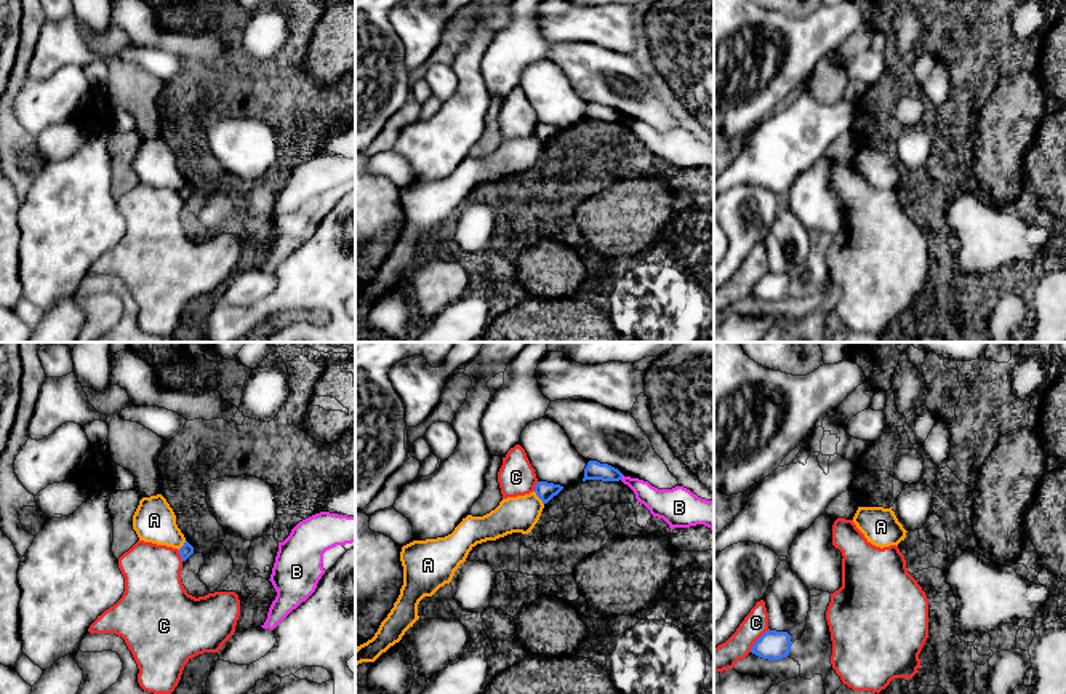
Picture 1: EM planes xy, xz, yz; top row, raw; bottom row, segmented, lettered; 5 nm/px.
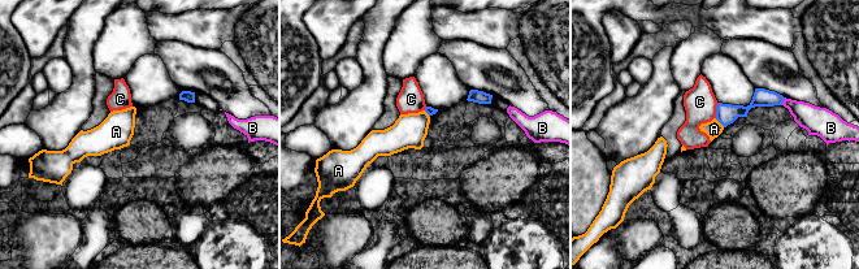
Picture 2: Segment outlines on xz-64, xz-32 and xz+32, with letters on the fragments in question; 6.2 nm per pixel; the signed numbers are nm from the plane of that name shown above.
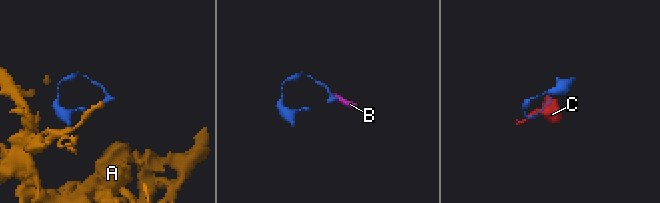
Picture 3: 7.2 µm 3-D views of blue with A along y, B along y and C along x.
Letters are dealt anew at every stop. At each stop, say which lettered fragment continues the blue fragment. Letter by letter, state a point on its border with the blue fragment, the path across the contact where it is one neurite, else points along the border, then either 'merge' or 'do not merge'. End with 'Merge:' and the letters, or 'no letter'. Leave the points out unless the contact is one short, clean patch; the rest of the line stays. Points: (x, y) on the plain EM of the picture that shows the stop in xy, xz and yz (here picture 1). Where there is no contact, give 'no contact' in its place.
A: meets blue in xz at (538, 138); border along xz (533, 133), (543, 146); do not merge
B: meets blue in xz at (621, 119); border along xz (623, 117), (620, 120); do not merge
C: meets blue in yz at (757, 282); do not merge
Merge: no letter

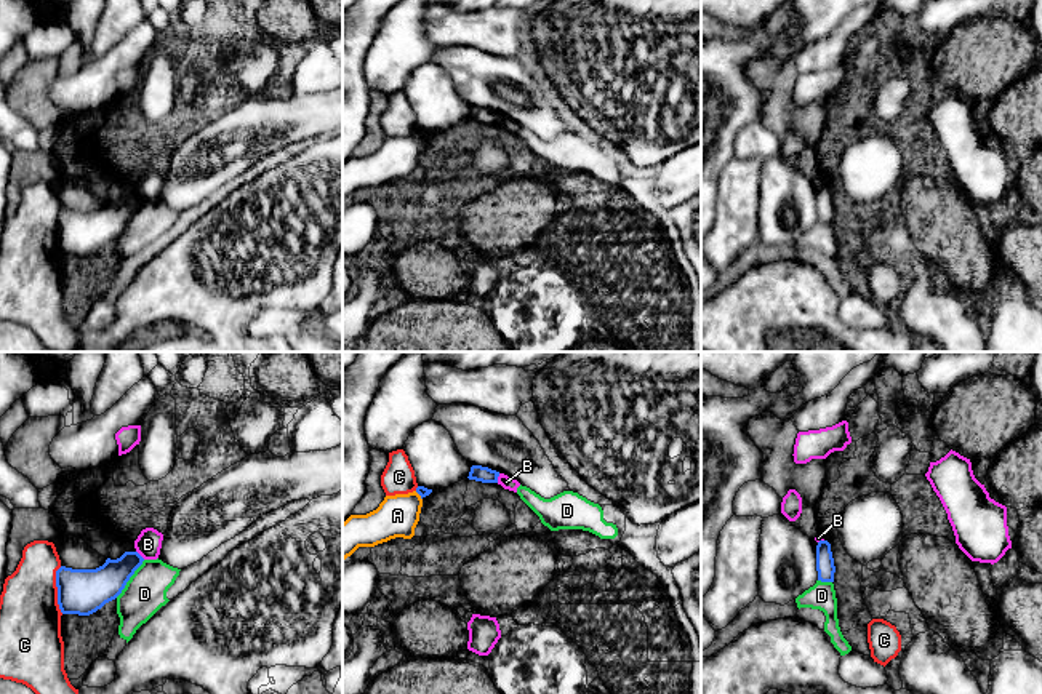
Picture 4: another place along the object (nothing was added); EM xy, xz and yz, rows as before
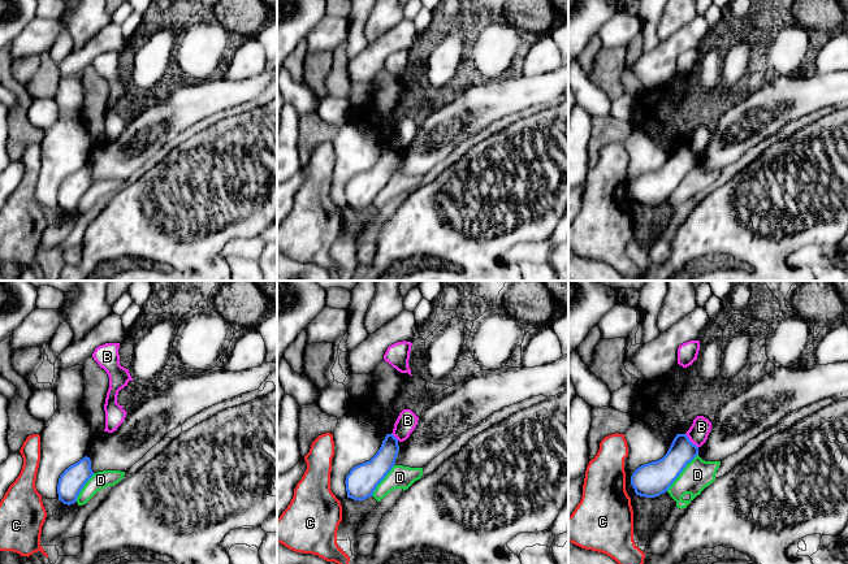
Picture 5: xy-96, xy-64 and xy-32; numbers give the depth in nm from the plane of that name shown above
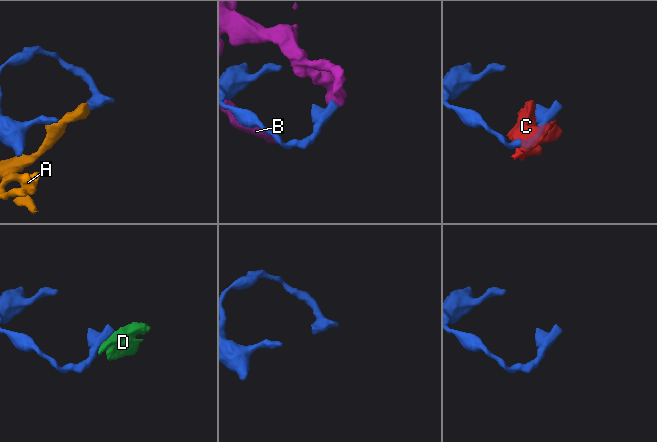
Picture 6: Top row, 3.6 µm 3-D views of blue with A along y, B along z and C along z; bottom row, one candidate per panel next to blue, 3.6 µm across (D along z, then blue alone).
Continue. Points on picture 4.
A: meets blue in xz at (420, 136); border along xz (415, 133), (421, 141); do not merge
B: meets blue in xz at (496, 120); border along xz (500, 115), (496, 123); do not merge
C: meets blue in xy at (58, 232); do not merge
D: meets blue in xy at (128, 221); border along xy (144, 202), (116, 239); do not merge
Merge: no letter

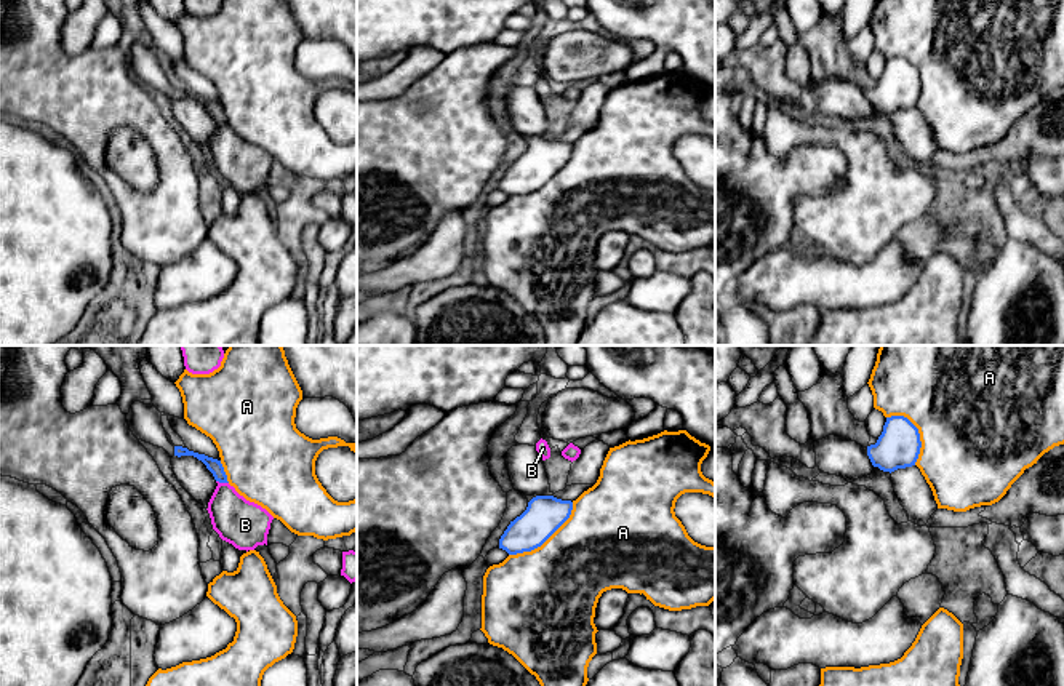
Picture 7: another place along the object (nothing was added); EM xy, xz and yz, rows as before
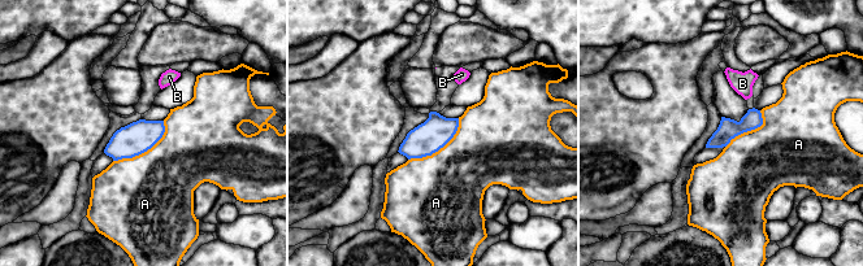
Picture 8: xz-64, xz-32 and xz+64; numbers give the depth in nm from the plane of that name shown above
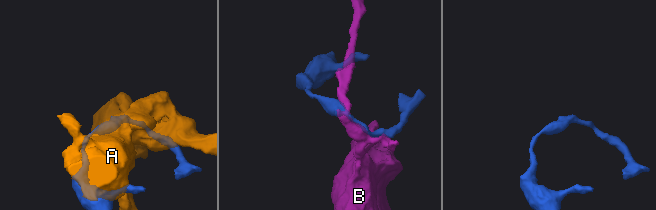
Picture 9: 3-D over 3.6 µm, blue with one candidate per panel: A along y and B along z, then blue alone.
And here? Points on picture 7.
A: meets blue in xz at (546, 181); do not merge
B: meets blue in xy at (223, 123); do not merge
Merge: no letter

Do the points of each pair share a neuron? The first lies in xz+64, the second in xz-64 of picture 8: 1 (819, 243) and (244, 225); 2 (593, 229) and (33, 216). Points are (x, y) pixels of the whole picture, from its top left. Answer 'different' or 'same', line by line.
1: same
2: same

